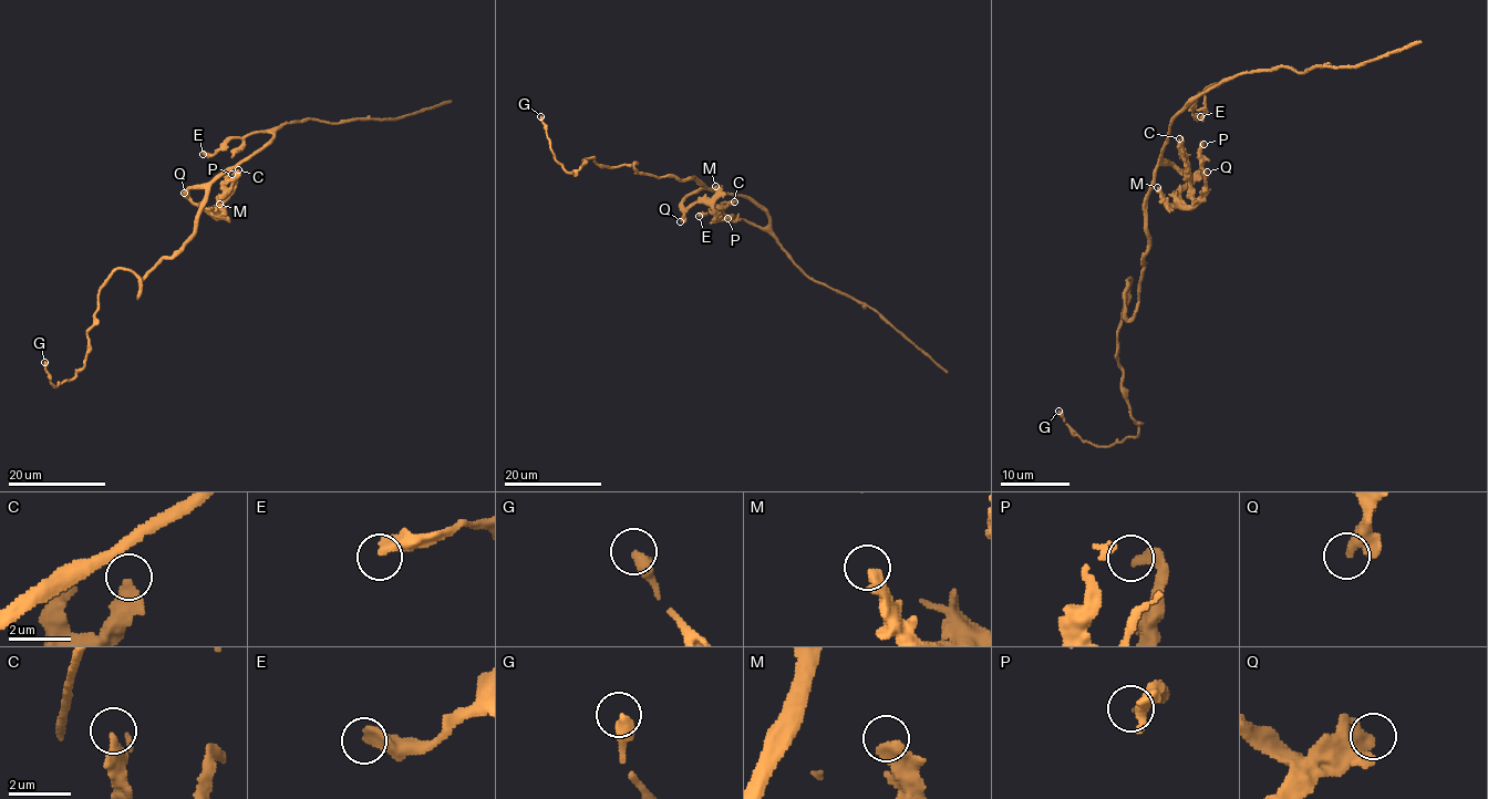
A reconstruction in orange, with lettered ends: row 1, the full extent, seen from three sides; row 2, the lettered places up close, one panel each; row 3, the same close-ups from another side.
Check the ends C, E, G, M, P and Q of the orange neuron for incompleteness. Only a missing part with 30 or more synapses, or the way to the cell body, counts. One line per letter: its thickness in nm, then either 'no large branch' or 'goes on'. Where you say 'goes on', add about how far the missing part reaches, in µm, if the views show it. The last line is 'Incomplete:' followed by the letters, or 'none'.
C: 400 nm | no large branch
E: 400 nm | no large branch
G: 440 nm | no large branch
M: 440 nm | no large branch
P: 240 nm | no large branch
Q: 480 nm | no large branch
Incomplete: none

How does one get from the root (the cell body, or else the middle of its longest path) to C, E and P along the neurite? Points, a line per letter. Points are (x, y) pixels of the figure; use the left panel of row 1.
C: (202, 209), (205, 189), (188, 190), (187, 195), (194, 203), (216, 217), (217, 200), (230, 187), (238, 169)
E: (202, 209), (208, 187), (259, 152), (274, 134), (251, 132), (233, 137), (214, 154), (203, 154)
P: (202, 209), (205, 189), (188, 190), (187, 195), (194, 203), (216, 217), (233, 188), (236, 176), (231, 174)

